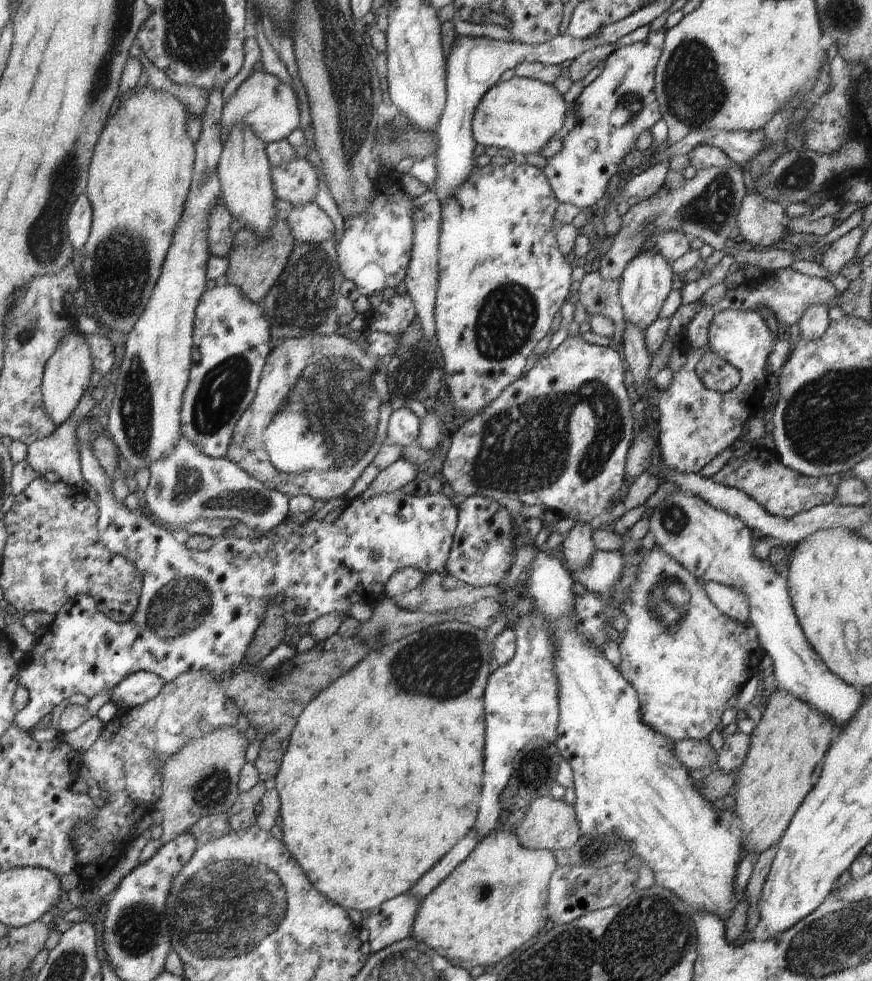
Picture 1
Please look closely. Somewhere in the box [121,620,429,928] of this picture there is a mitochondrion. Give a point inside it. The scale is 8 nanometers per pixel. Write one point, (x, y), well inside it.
(210, 790)

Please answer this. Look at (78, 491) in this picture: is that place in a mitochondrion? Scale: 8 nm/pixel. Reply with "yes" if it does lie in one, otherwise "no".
no

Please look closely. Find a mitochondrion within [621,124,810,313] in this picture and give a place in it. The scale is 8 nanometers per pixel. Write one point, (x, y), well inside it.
(711, 209)

